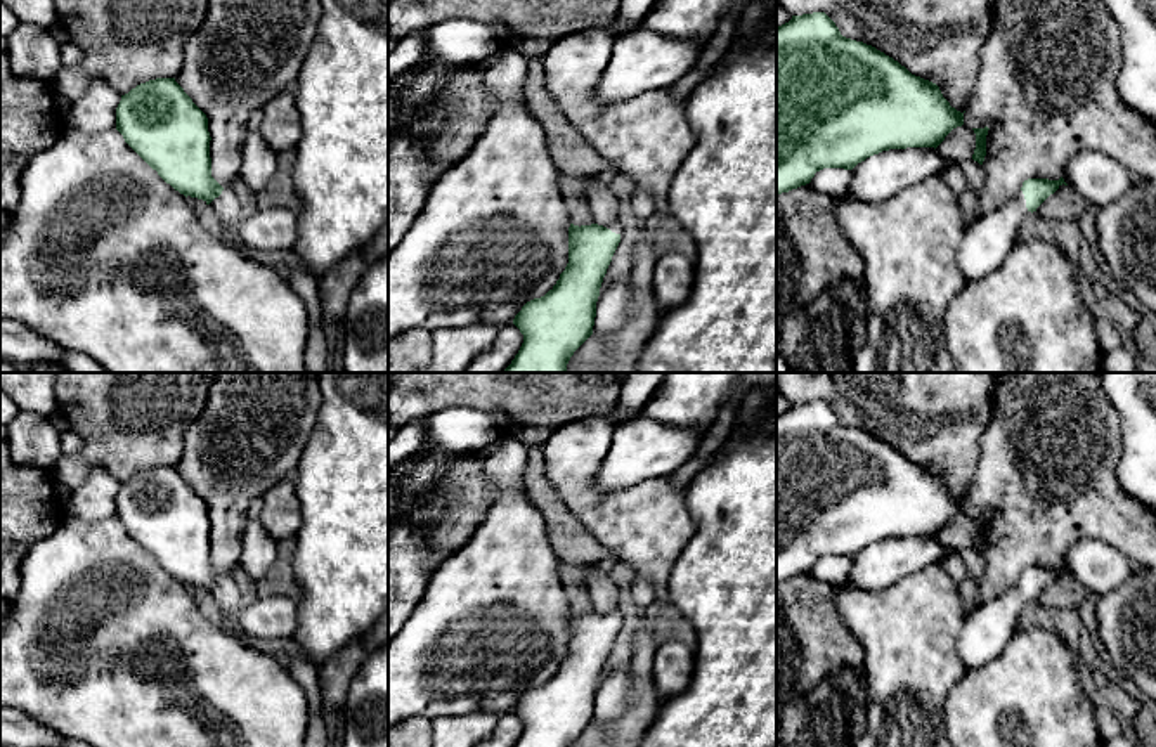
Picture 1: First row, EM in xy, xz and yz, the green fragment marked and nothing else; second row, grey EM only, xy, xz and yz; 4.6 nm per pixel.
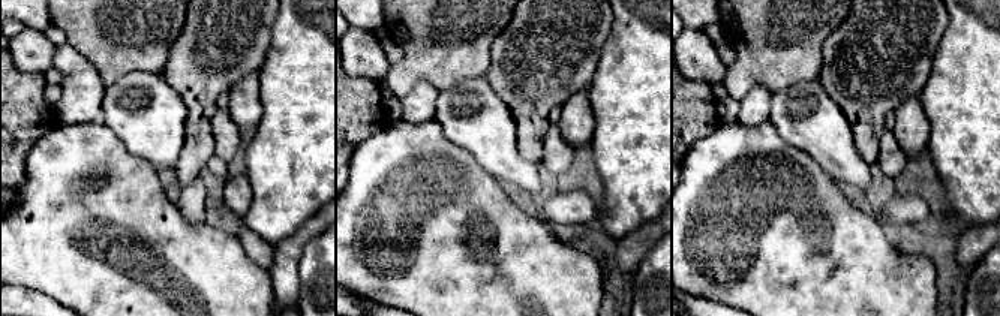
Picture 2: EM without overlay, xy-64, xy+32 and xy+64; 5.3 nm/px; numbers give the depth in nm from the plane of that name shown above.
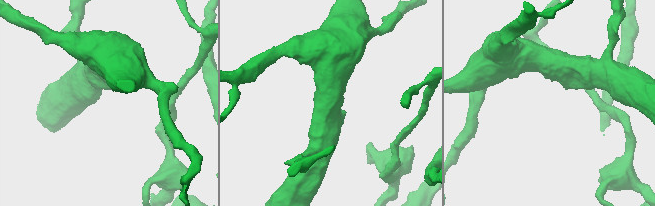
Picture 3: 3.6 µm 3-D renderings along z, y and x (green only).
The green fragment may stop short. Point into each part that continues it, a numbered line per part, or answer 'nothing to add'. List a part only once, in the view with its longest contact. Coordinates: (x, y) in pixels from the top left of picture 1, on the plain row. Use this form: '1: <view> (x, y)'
1: yz (985, 631)

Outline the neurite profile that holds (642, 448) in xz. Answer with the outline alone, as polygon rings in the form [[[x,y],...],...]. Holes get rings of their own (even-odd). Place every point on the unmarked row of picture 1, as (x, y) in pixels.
[[[643,414],[622,421],[596,473],[596,490],[607,496],[648,478],[671,475],[695,454],[711,428],[688,430]]]

